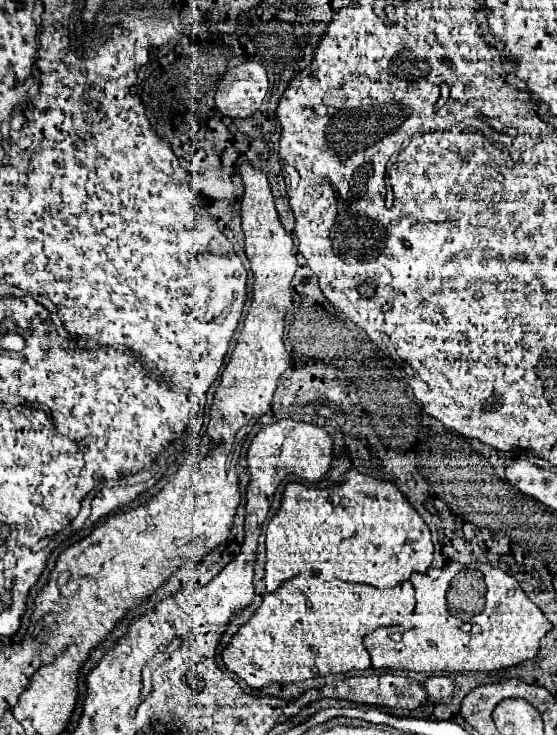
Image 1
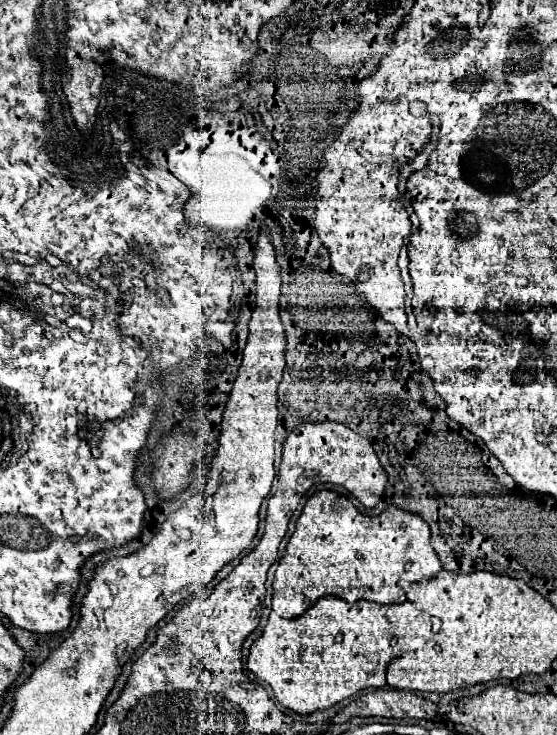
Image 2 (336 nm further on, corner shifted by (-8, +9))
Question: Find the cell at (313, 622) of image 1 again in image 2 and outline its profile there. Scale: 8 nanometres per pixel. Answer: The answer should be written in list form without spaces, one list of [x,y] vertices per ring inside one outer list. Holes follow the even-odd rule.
[[[332,596],[318,600],[318,604],[314,604],[314,608],[310,608],[310,612],[298,620],[284,620],[271,607],[270,618],[262,636],[250,648],[248,670],[272,686],[276,700],[284,708],[290,708],[296,714],[312,714],[332,708],[360,690],[386,686],[388,664],[400,656],[406,656],[408,652],[416,652],[430,638],[430,622],[426,622],[424,614],[410,602],[384,606],[360,600],[358,604],[348,604]]]

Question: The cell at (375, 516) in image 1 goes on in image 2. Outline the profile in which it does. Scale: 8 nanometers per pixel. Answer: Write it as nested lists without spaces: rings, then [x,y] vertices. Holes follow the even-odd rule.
[[[320,490],[308,498],[286,552],[278,562],[274,574],[272,610],[276,610],[282,618],[292,620],[302,616],[322,596],[338,596],[346,602],[370,600],[378,604],[402,604],[404,592],[400,590],[400,580],[420,582],[438,576],[440,570],[442,564],[430,544],[430,528],[420,516],[408,514],[392,504],[380,516],[360,516],[348,498],[330,490]]]

